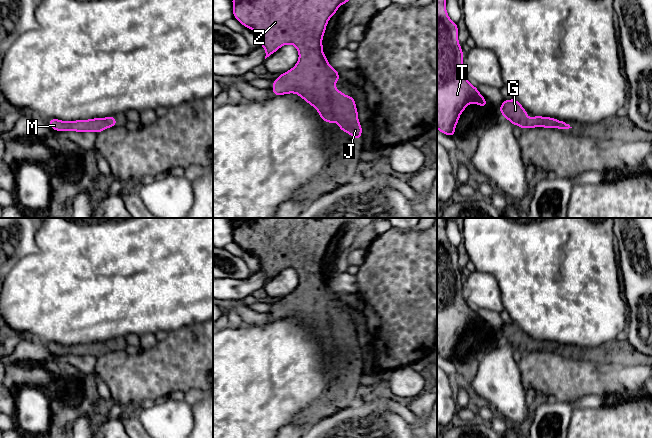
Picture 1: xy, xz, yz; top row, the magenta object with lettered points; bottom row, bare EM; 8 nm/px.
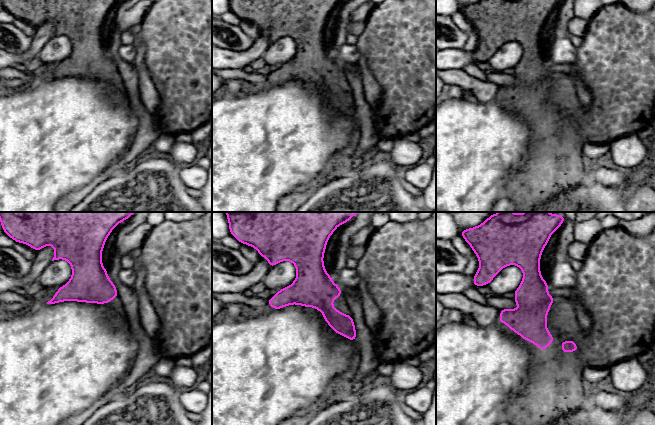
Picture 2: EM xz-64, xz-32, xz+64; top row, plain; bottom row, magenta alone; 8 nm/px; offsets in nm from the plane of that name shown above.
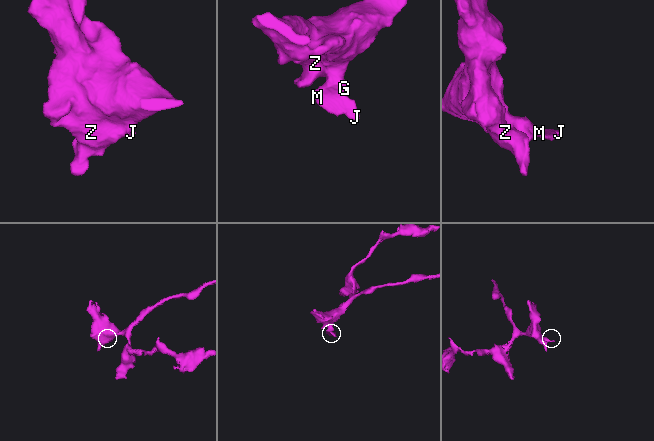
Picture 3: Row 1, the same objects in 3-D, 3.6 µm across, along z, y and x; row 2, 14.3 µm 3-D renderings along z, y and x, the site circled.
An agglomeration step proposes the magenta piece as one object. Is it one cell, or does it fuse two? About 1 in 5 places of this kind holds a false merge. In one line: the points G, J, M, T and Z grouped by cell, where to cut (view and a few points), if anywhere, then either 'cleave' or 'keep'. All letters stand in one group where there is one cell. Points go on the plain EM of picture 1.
G J M T Z; no cut; keep

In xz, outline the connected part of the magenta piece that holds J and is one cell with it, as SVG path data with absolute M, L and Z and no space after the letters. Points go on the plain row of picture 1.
M249 218L231 221L233 241L259 259L260 269L265 273L265 283L286 268L292 268L297 272L299 283L296 289L273 305L274 319L298 318L318 335L324 346L337 345L342 355L358 364L362 359L362 350L358 344L355 324L335 312L336 306L340 304L338 294L329 289L322 273L322 262L329 243L336 238L340 229L346 228L356 219Z

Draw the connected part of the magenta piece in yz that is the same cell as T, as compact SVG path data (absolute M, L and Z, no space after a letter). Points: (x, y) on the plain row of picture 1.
M437 218L437 353L455 359L459 341L470 327L487 331L485 322L463 297L458 250L446 235L447 218Z

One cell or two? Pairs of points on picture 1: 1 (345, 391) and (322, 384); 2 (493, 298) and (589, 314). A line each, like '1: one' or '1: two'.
1: two
2: two

